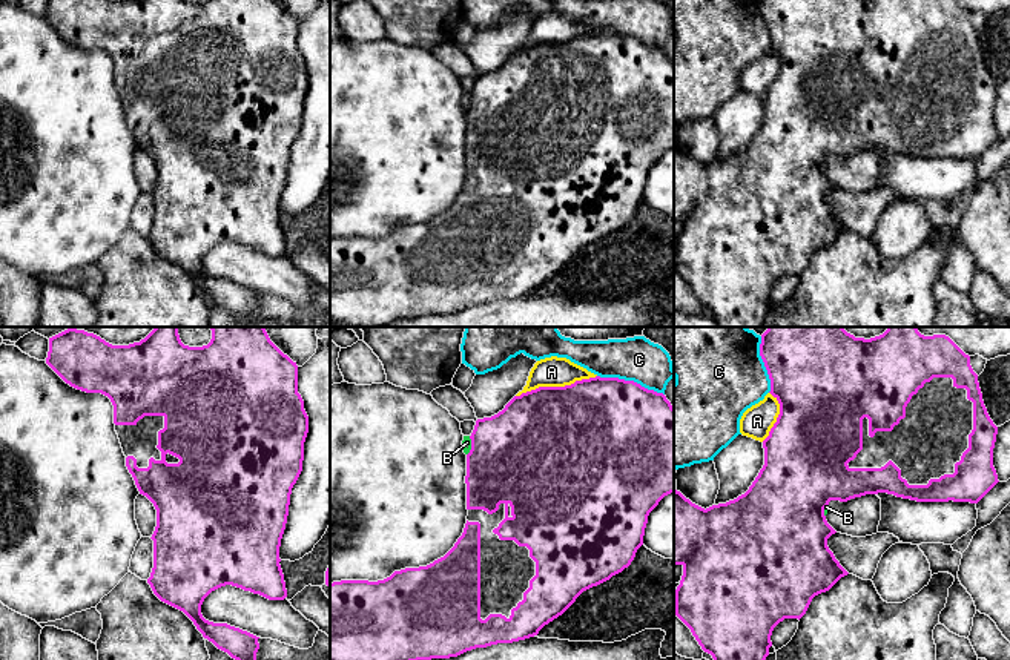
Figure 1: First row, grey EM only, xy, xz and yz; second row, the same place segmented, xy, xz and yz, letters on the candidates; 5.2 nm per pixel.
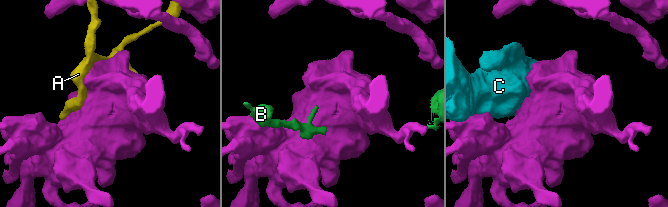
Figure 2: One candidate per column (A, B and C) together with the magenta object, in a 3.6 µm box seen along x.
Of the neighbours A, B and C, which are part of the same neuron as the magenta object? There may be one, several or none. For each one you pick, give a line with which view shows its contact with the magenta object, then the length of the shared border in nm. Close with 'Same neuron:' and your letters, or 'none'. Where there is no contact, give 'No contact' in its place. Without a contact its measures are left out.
Same neuron: none

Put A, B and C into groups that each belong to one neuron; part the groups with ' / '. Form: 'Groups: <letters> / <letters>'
Groups: A / B / C

